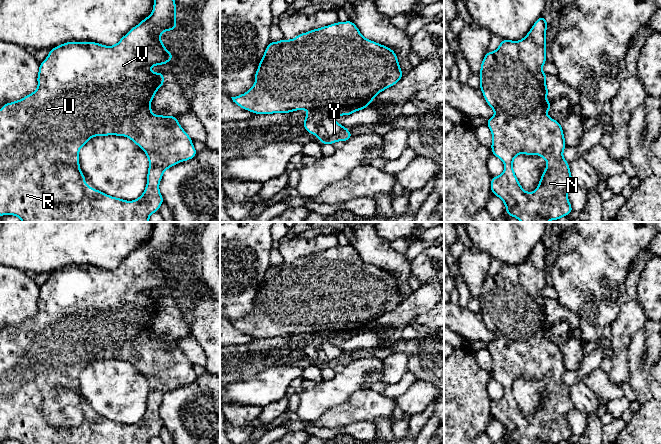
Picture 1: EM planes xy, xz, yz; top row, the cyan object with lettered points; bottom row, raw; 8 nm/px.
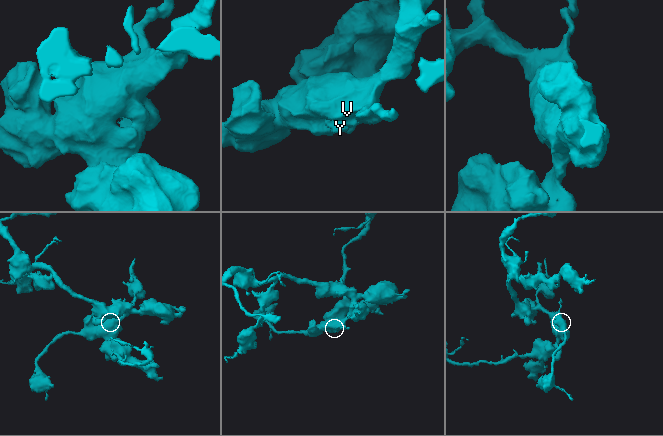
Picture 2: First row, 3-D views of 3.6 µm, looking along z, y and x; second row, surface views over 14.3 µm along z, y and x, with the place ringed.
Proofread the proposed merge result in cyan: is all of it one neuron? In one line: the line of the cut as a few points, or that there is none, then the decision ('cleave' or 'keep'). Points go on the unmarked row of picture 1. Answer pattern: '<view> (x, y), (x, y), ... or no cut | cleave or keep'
xz (374, 319), (351, 329), (305, 331), (303, 333) | cleave

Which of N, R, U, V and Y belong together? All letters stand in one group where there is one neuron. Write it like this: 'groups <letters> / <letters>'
groups N R U V / Y

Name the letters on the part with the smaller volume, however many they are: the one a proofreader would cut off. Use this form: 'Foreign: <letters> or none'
Foreign: Y

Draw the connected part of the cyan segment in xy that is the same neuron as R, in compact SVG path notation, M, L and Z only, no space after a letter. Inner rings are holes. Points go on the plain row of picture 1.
M154 222L152 238L133 251L113 270L105 270L96 266L66 266L49 274L48 281L39 290L37 313L32 318L26 319L23 323L5 327L0 333L0 440L14 439L21 444L149 444L152 437L159 435L159 431L164 426L159 415L159 408L164 395L177 387L194 382L197 378L192 363L181 351L176 340L152 338L148 330L148 325L156 316L154 299L157 298L151 295L150 292L155 289L167 288L173 282L173 278L165 272L160 260L163 256L174 254L178 250L175 245L177 238L175 232L176 226L173 222ZM99 359L125 360L131 363L147 379L149 384L147 409L143 418L138 423L126 425L115 422L86 408L85 399L80 394L79 375L89 363Z

